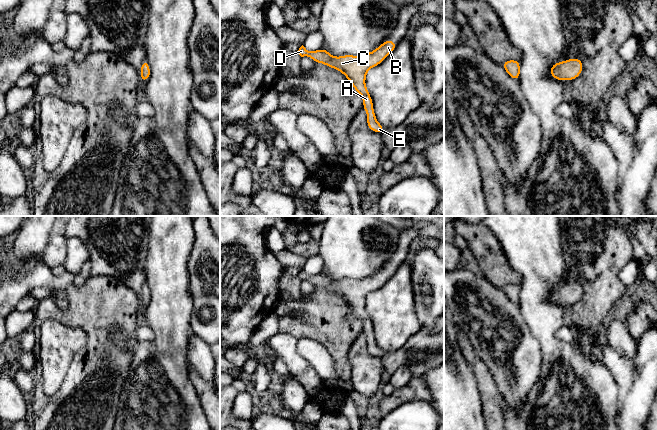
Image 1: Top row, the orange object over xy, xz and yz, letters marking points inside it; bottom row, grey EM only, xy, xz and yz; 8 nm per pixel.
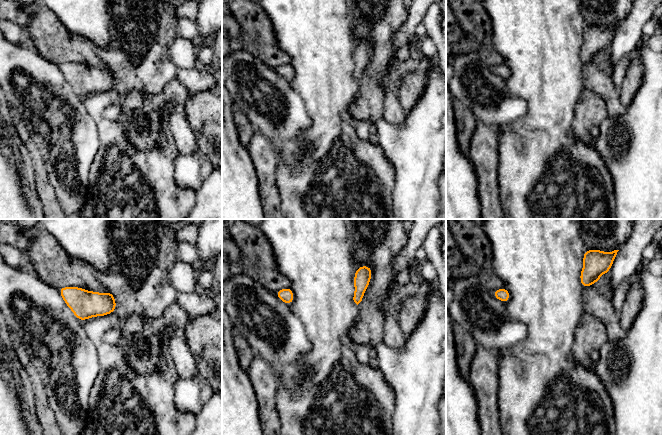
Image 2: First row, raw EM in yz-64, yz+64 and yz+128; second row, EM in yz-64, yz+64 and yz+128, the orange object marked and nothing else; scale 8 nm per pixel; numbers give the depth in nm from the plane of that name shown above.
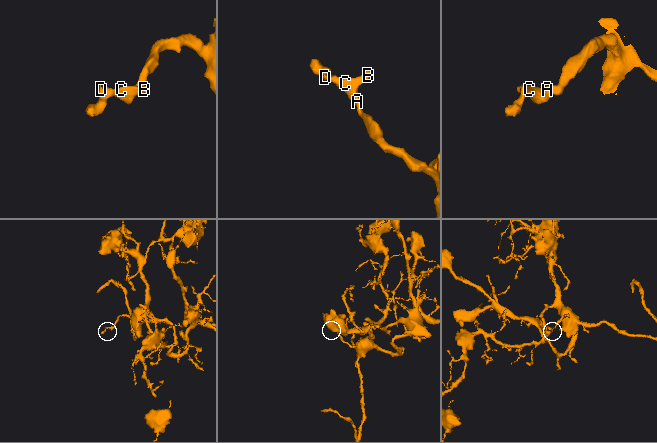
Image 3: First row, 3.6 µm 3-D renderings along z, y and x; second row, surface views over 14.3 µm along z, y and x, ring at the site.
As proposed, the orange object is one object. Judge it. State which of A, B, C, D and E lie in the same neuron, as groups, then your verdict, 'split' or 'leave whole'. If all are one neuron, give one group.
groups A B C D E; leave whole

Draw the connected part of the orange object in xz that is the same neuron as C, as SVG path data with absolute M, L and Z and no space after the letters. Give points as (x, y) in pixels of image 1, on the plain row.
M386 263L382 269L370 277L362 280L348 278L341 281L333 281L324 272L309 276L302 269L298 274L298 278L301 281L308 280L316 287L323 287L342 296L363 322L363 332L367 337L368 352L371 355L382 358L385 352L376 344L373 325L366 312L365 302L367 295L379 289L396 272L397 268L397 266Z

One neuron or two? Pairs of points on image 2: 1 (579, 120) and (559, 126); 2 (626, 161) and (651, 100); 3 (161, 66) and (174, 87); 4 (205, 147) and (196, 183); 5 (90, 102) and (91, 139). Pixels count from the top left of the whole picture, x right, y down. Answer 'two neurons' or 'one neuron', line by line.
1: two neurons
2: one neuron
3: two neurons
4: one neuron
5: two neurons

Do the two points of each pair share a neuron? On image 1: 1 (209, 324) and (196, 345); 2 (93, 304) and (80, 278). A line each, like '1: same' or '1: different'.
1: different
2: different

